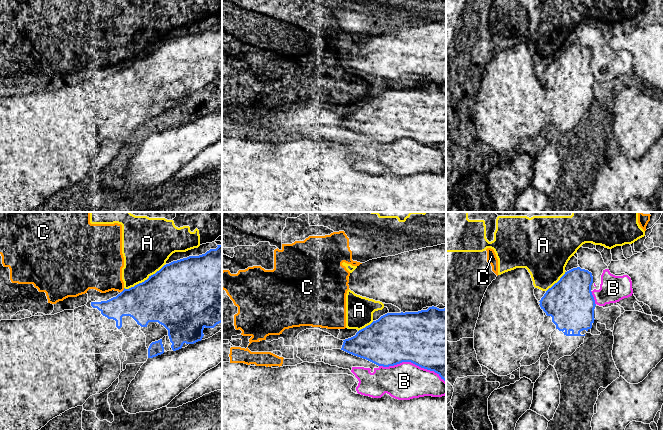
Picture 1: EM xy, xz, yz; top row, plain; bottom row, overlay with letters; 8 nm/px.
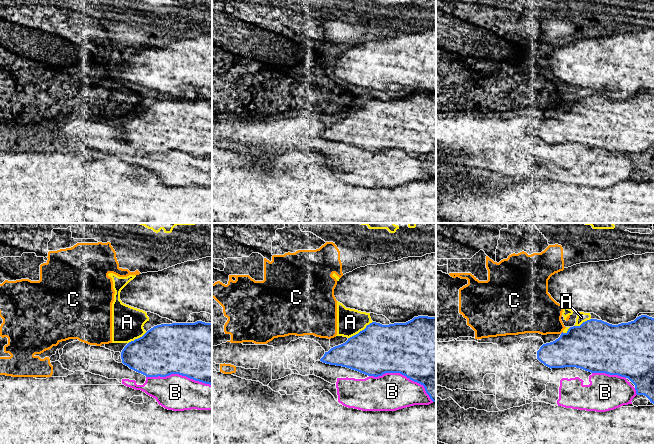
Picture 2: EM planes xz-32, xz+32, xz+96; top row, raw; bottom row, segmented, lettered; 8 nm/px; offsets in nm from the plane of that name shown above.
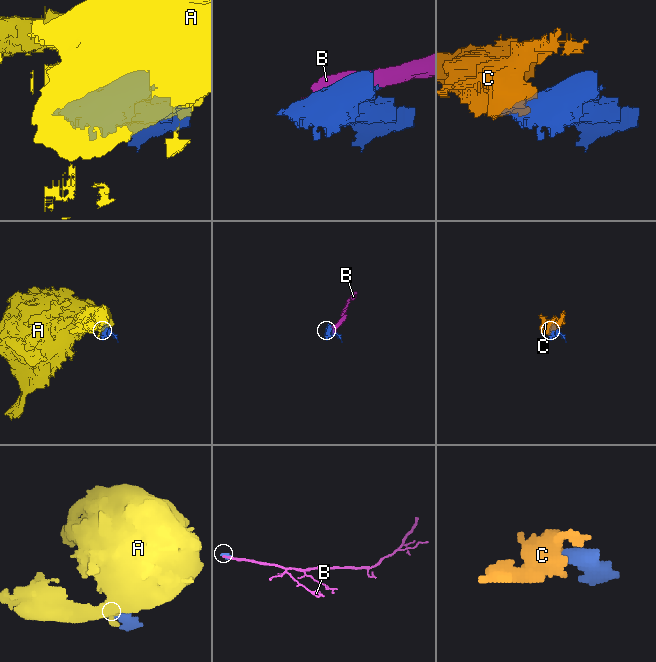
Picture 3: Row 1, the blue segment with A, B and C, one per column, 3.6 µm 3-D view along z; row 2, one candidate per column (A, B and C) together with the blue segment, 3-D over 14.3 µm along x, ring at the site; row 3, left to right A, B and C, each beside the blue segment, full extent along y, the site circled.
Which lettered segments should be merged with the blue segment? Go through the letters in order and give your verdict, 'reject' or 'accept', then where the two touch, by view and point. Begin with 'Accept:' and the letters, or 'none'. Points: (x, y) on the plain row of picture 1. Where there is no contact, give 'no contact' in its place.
Accept: none
A: reject; meets blue in xy at (145, 56)
B: reject; meets blue in xz at (412, 138)
C: reject; meets blue in xy at (123, 66)

